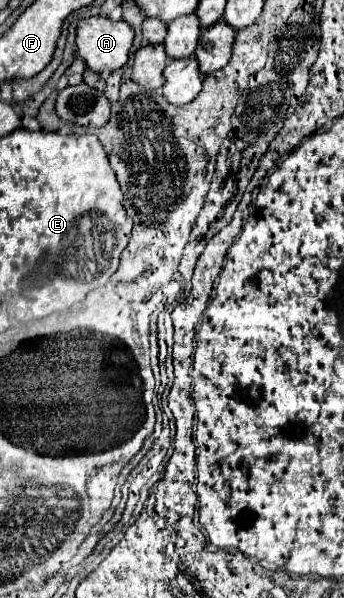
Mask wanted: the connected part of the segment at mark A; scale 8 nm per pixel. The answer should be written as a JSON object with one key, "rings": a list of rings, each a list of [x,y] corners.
{"rings":[[[89,16],[77,24],[77,54],[93,72],[113,72],[129,60],[135,32],[125,22]]]}

